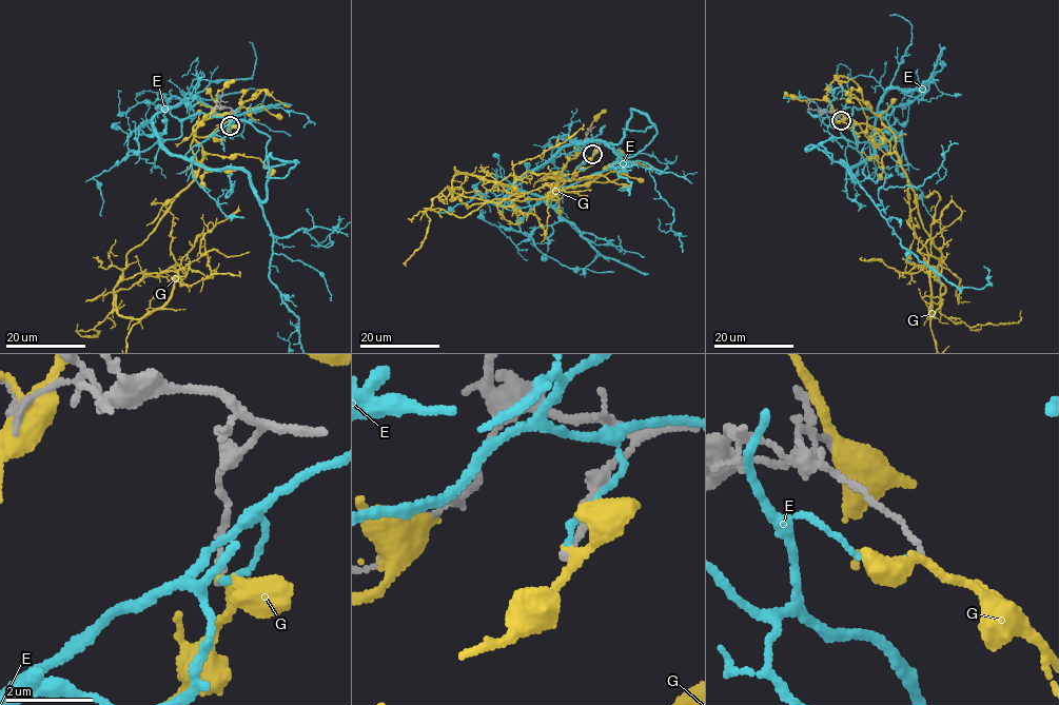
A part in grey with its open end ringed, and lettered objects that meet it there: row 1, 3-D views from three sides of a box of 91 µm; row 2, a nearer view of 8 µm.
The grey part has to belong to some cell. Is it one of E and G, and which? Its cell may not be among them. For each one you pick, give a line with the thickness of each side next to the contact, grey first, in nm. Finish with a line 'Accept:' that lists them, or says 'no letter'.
E: 130 nm thick on the grey side, 130 nm on the other
Accept: E

